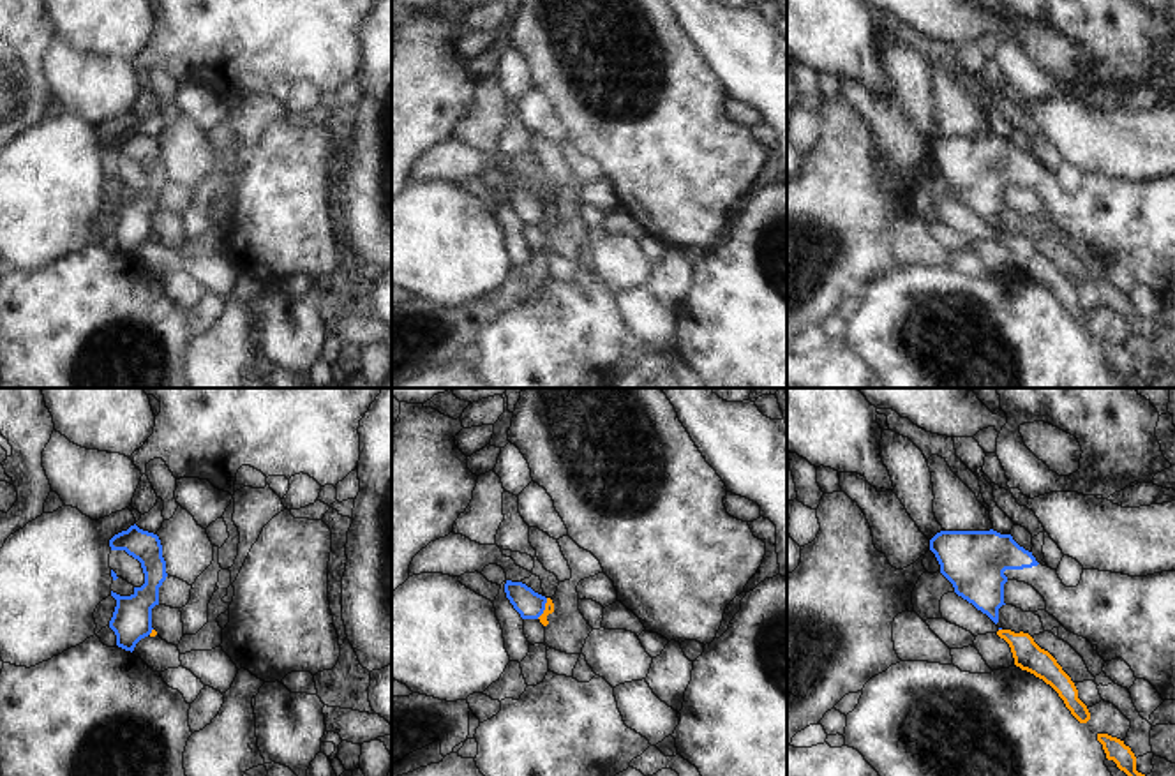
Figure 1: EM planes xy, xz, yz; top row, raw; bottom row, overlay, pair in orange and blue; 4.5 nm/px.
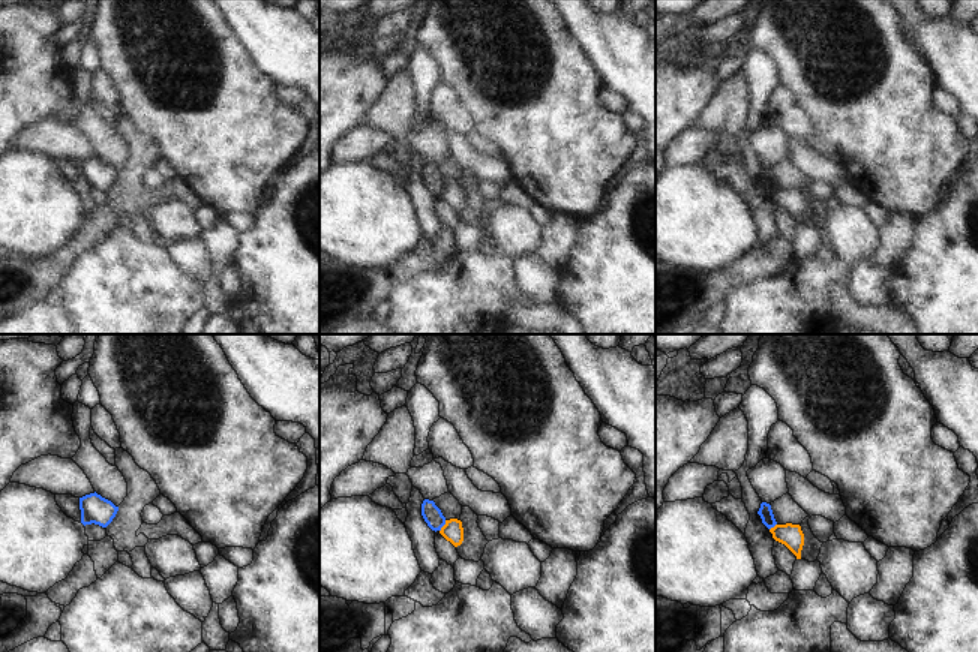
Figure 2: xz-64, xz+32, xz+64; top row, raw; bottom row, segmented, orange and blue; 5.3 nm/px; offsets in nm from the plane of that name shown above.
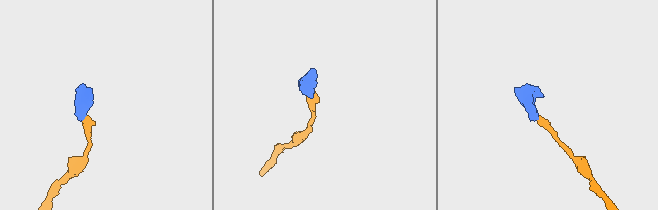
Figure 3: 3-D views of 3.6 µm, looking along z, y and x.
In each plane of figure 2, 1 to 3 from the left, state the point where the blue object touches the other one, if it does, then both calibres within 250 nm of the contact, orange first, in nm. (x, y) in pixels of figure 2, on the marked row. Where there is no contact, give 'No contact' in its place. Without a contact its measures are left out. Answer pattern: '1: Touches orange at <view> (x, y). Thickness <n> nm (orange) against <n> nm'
1: No contact
2: Touches orange at xz+32 (443, 526). Thickness 110 nm (orange) against 100 nm
3: Touches orange at xz+64 (774, 526). Thickness 120 nm (orange) against 70 nm.

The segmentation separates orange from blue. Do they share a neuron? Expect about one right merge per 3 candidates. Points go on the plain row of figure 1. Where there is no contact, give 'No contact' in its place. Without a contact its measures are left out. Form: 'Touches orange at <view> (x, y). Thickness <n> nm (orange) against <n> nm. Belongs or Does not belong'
Touches orange at xz (546, 214). Thickness 50 nm (orange) against 120 nm. Does not belong.

